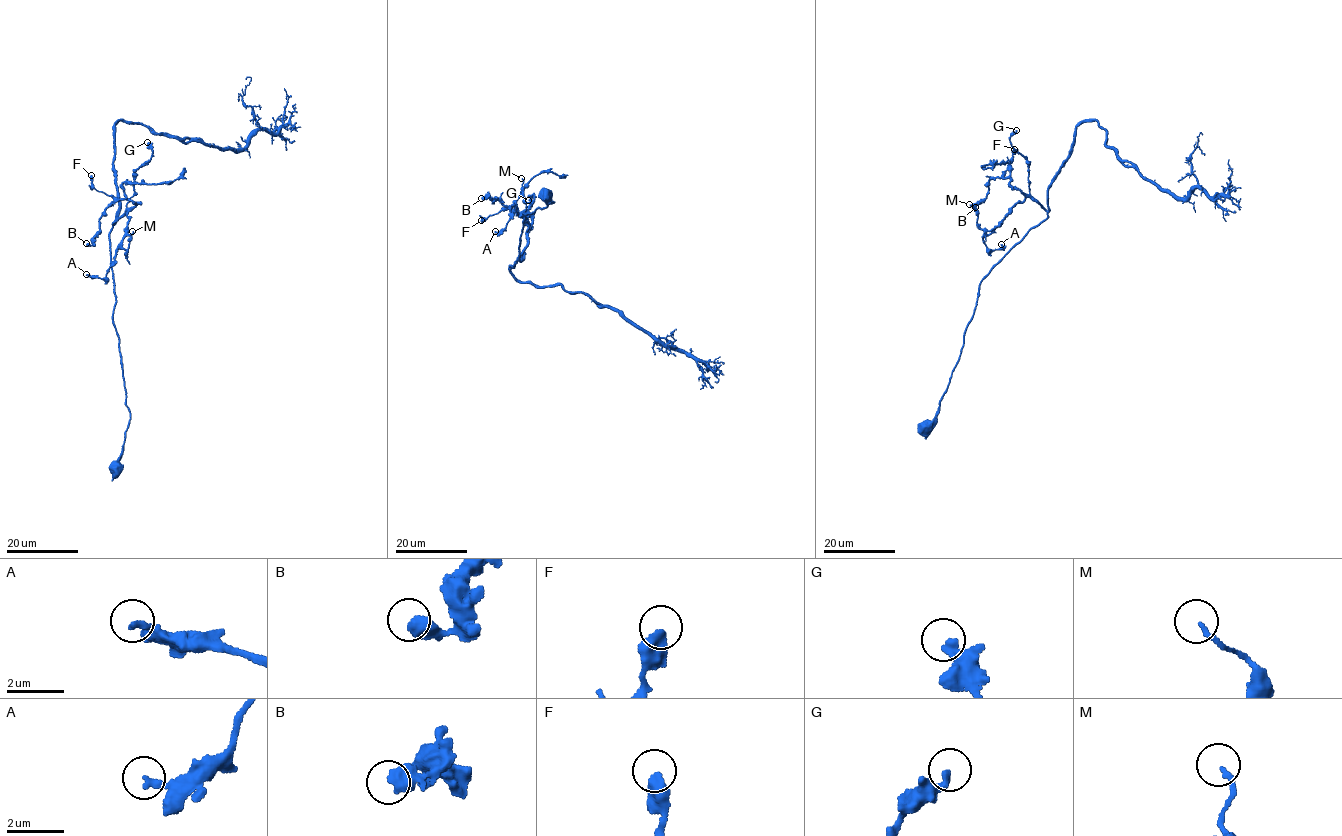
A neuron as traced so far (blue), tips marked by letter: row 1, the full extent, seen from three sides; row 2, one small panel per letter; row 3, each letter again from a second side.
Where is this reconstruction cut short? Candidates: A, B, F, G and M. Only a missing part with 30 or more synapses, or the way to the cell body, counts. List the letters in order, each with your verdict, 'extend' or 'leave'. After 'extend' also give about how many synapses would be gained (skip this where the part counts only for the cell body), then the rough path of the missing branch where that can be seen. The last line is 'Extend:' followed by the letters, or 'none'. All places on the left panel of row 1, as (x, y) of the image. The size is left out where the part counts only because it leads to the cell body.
A: leave
B: leave
F: leave
G: leave
M: leave
Extend: none

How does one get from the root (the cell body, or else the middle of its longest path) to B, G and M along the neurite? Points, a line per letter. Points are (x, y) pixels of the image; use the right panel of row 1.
B: (926, 429), (959, 358), (981, 280), (1047, 217), (1035, 201), (1001, 176), (990, 180), (987, 196), (975, 207)
G: (926, 429), (959, 358), (981, 280), (1047, 217), (1029, 193), (1028, 161), (1011, 144), (1016, 130)
M: (926, 429), (959, 358), (981, 280), (1047, 217), (1027, 196), (997, 225), (984, 231), (969, 204)

